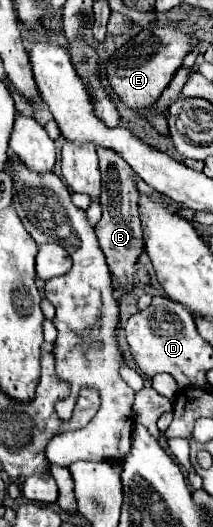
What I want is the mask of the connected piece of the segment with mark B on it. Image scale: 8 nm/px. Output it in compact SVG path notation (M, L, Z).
M98 147L98 159L100 159L100 173L102 173L102 199L100 199L102 219L96 225L96 237L106 257L106 265L114 277L114 285L120 287L124 293L130 293L134 287L136 261L144 251L142 227L140 227L140 217L138 217L140 193L132 179L134 171L118 153Z

